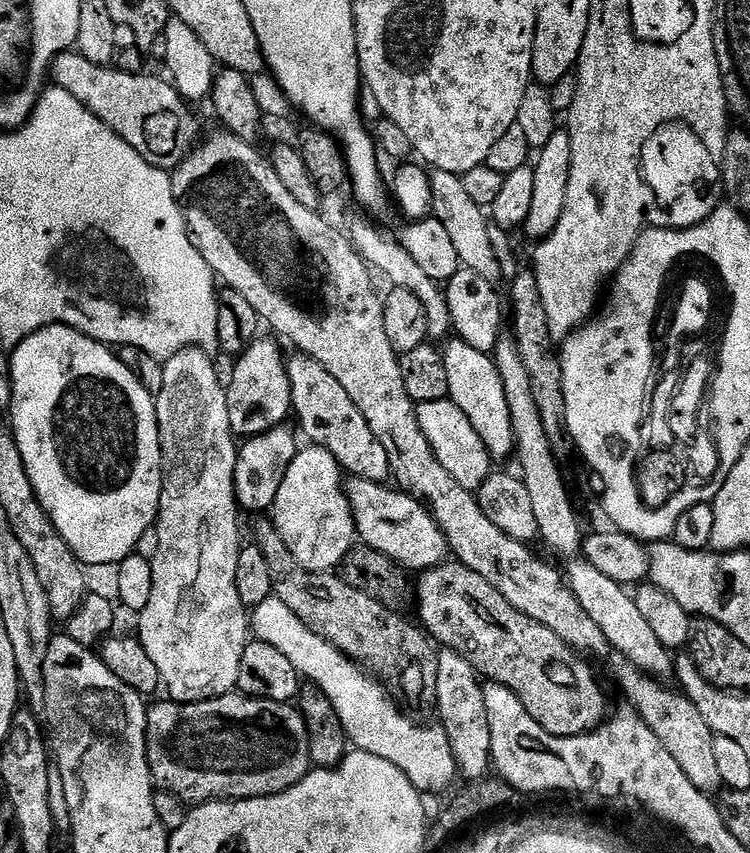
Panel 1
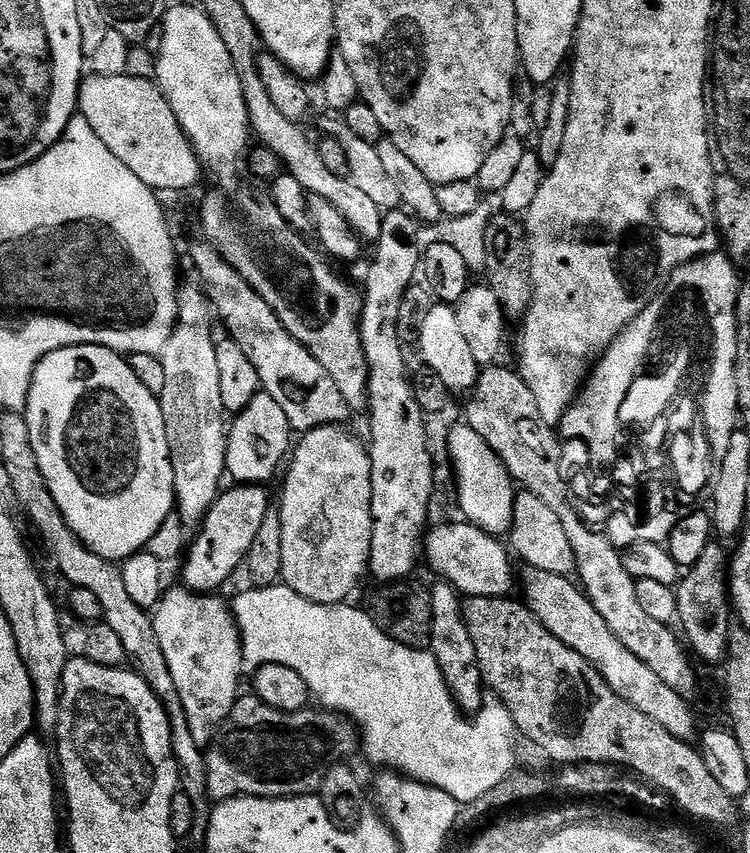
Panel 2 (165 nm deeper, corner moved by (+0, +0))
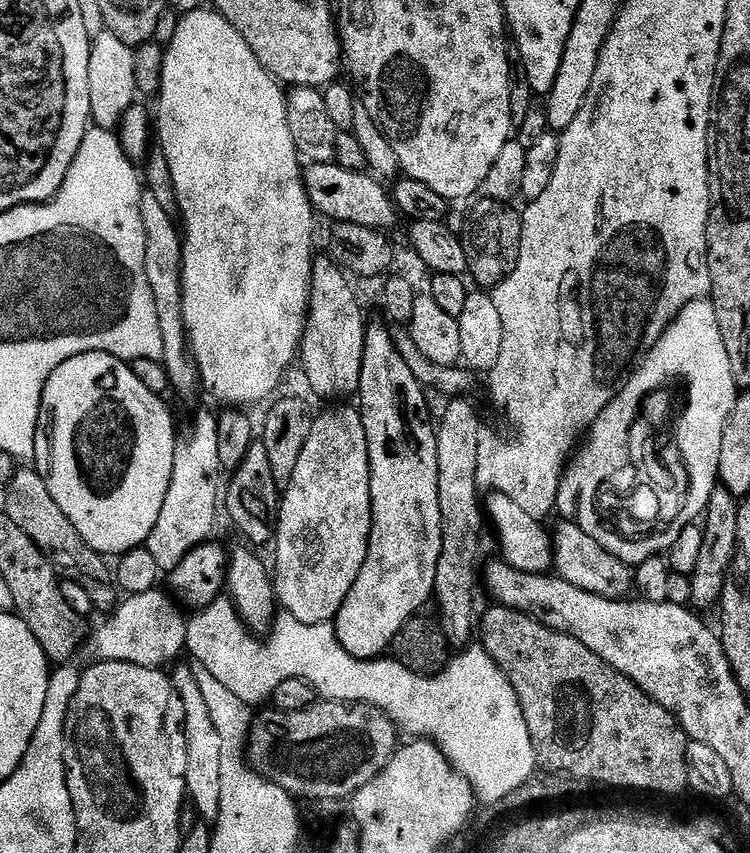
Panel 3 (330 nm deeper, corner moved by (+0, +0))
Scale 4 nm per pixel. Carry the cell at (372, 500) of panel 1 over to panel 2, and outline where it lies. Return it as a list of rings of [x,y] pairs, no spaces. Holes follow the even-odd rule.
[[[467,522],[460,524],[440,524],[436,529],[425,535],[422,541],[422,556],[437,572],[441,581],[447,581],[455,588],[461,597],[482,598],[507,597],[512,588],[512,583],[517,583],[518,576],[512,573],[512,560],[514,556],[507,547],[504,548],[497,537],[484,532],[478,526]]]

